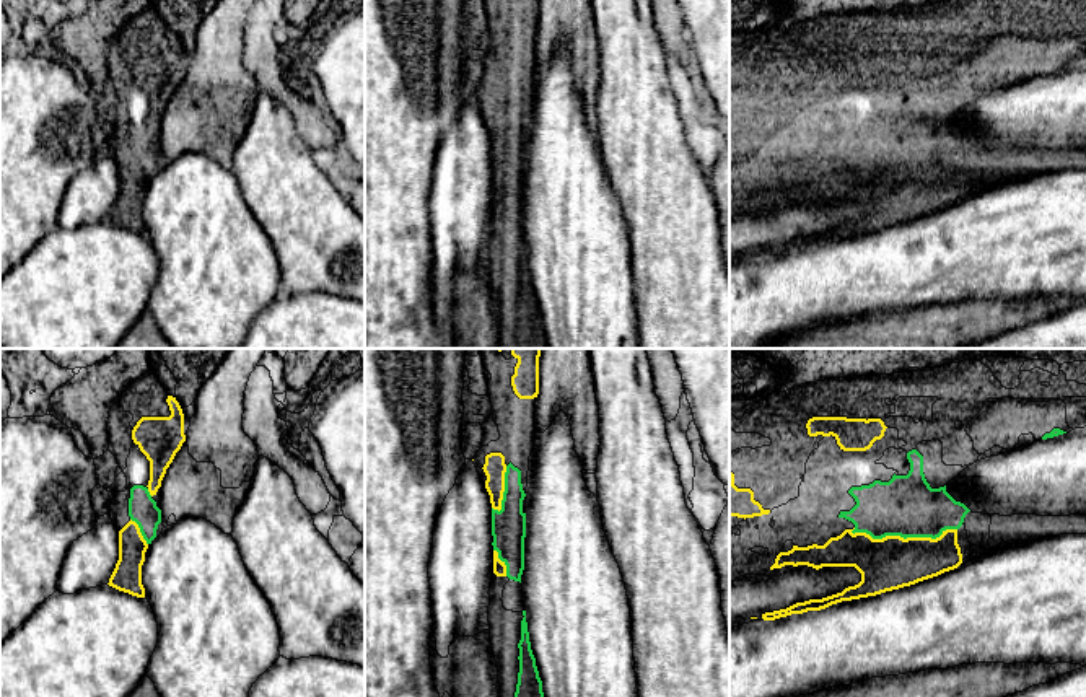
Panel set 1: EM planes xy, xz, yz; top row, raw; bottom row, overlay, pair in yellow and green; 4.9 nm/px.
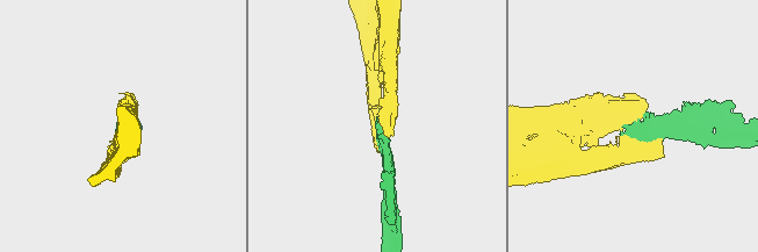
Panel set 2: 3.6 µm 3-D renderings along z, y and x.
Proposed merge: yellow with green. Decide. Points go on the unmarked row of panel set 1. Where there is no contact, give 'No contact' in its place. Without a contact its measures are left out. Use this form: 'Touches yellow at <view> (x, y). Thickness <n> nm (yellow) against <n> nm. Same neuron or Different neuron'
Touches yellow at yz (902, 173). Thickness 260 nm (yellow) against 300 nm. Same neuron

